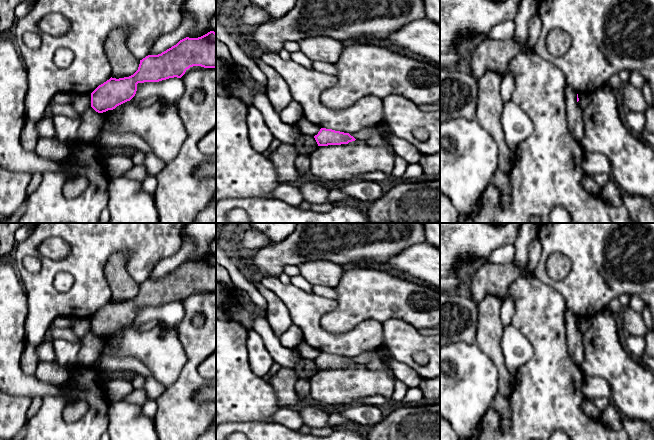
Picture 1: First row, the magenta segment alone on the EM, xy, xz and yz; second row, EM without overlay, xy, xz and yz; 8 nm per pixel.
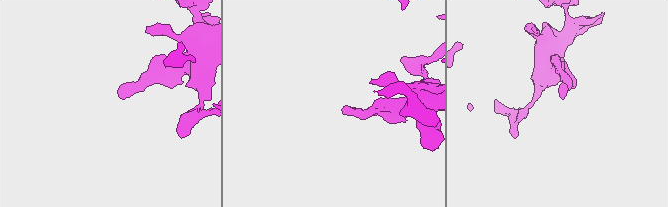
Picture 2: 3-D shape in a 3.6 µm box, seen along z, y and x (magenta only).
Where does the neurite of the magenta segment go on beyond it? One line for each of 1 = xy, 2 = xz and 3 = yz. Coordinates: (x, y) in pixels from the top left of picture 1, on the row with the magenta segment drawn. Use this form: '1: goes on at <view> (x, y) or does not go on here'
1: does not go on here
2: does not go on here
3: does not go on here

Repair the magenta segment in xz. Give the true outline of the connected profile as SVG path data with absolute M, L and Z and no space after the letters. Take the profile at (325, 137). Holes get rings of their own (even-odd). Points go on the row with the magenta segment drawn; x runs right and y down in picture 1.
M321 128L314 136L318 146L348 144L356 139L349 133L335 131L332 129Z

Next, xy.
M214 31L198 38L186 37L161 54L146 56L140 60L138 70L129 77L119 79L111 77L91 93L91 107L98 113L113 110L135 96L138 83L159 82L174 77L181 78L186 70L193 66L216 68L216 33Z

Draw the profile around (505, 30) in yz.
M504 21L493 26L493 28L487 33L487 38L507 40L514 37L514 32L514 21Z

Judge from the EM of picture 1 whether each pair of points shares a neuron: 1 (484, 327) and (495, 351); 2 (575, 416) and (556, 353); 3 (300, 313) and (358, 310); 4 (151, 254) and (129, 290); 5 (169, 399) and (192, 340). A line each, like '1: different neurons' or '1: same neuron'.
1: same neuron
2: same neuron
3: different neurons
4: different neurons
5: same neuron

